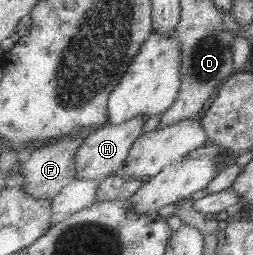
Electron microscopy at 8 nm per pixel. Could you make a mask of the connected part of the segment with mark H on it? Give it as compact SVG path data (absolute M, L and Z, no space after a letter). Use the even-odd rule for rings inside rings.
M139 115L131 120L127 120L119 125L111 125L99 127L97 130L89 133L83 146L77 152L77 161L75 164L77 180L97 180L101 182L106 180L111 174L124 169L128 160L131 147L136 140L143 134L147 122L147 115Z

